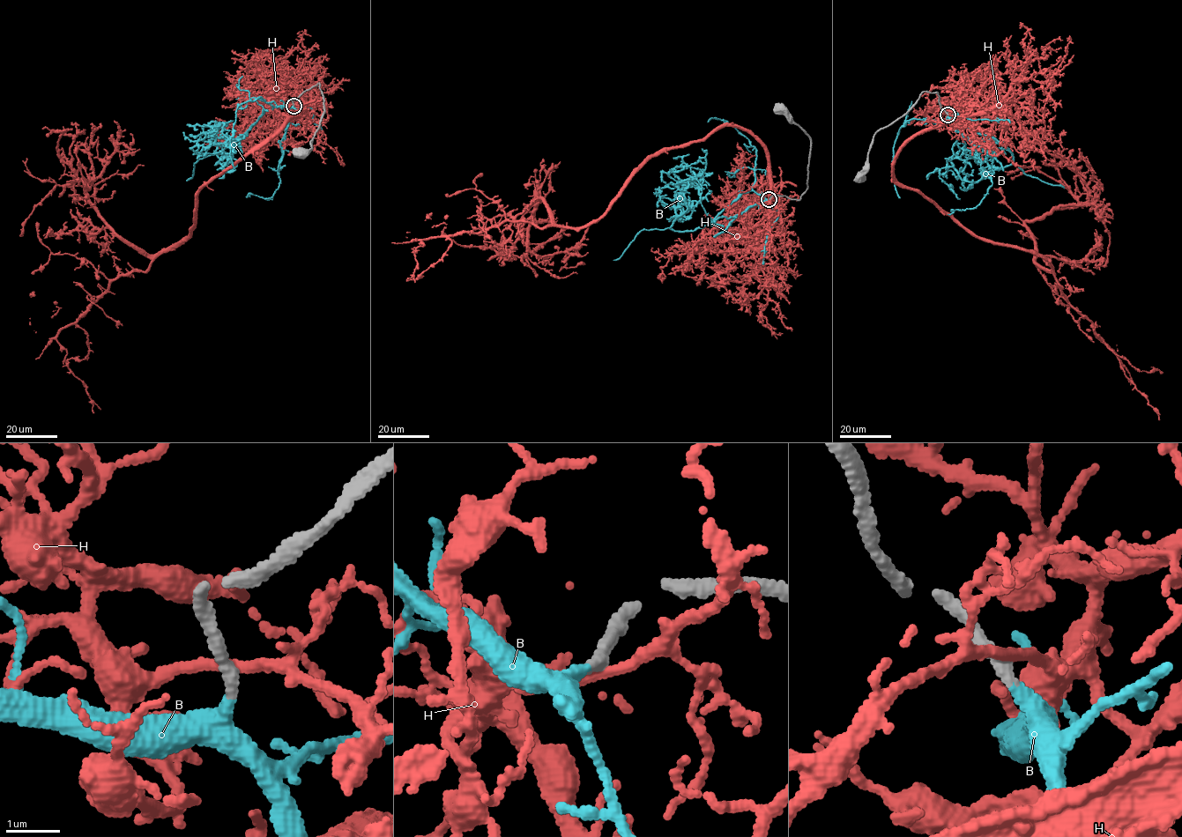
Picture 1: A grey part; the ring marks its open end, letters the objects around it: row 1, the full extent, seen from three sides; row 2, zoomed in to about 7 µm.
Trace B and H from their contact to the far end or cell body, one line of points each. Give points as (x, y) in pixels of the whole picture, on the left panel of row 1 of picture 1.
B: (293, 105), (263, 111), (240, 139), (229, 144), (222, 151), (237, 161), (234, 166), (223, 123), (186, 124)
H: (293, 104), (304, 110), (202, 185), (189, 235), (152, 255), (85, 188), (130, 133)

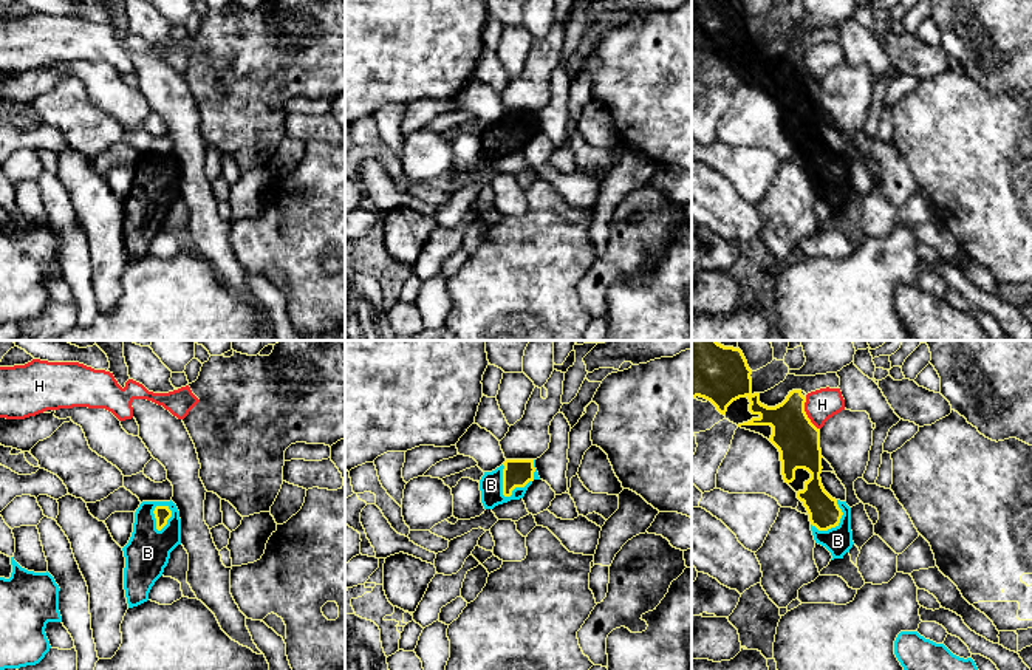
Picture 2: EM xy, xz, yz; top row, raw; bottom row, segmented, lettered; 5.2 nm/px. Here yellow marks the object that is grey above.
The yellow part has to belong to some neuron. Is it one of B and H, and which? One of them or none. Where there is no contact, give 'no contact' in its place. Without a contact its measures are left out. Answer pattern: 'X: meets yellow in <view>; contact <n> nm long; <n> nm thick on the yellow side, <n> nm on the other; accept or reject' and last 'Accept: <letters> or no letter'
B: meets yellow in xz; contact 260 nm long; 140 nm thick on the yellow side, 130 nm on the other; accept
H: meets yellow in yz; contact 180 nm long; 220 nm thick on the yellow side, 160 nm on the other; reject
Accept: B

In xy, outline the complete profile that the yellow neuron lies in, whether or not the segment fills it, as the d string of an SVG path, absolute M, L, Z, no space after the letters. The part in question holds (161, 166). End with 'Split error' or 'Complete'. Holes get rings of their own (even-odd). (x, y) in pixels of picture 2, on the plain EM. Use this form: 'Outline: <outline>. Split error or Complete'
Outline: M142 155L135 166L133 186L122 201L125 210L124 243L128 262L149 254L149 246L162 229L170 206L181 198L181 172L176 158L170 155Z. Split error

